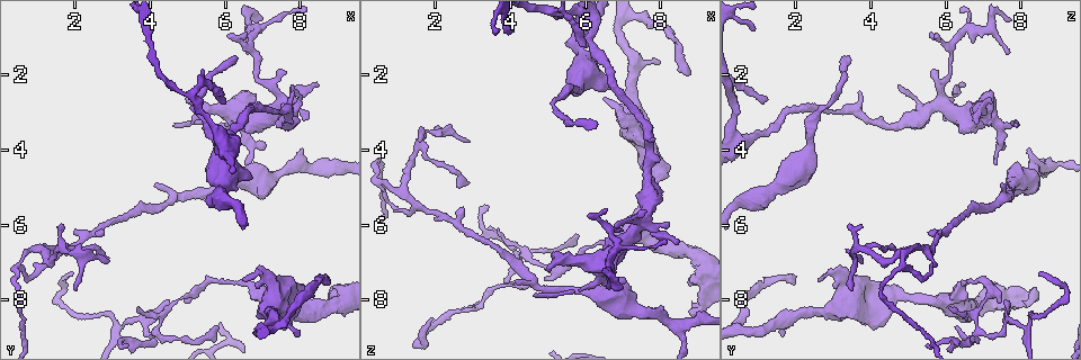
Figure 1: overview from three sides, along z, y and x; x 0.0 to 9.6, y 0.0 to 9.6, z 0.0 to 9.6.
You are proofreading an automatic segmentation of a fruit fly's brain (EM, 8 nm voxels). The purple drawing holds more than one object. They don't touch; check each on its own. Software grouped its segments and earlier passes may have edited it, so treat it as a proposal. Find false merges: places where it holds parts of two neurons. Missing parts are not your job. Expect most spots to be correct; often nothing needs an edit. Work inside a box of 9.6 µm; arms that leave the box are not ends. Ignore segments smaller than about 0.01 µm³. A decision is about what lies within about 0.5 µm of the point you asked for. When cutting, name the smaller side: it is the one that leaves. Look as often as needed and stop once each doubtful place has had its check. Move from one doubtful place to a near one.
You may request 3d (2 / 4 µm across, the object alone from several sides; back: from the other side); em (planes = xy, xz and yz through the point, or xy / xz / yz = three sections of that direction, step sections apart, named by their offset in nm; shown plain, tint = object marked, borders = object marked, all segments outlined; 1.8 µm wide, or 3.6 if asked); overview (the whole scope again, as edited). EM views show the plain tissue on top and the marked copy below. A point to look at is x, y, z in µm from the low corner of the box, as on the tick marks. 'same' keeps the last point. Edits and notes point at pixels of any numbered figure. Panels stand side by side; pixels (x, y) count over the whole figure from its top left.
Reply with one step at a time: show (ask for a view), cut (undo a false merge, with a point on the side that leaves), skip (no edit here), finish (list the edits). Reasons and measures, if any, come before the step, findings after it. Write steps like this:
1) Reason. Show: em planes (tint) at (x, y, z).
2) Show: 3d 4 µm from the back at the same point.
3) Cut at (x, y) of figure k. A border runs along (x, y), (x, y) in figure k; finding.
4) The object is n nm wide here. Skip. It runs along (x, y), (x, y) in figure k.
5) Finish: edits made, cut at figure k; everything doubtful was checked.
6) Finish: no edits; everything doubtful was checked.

Thin neck. Show: em 3.6 µm yz step 8 (tint) at (1.50, 6.75, 4.00).

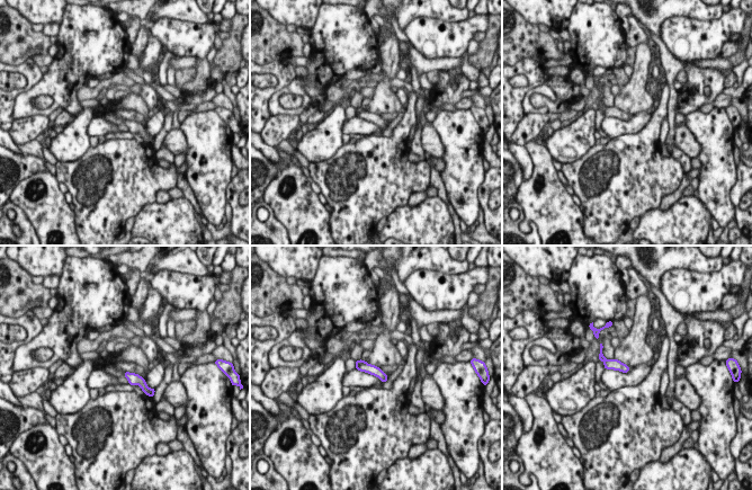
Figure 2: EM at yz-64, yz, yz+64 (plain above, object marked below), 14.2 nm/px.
Another direction. Show: em 3.6 µm planes (borders) at the same point.

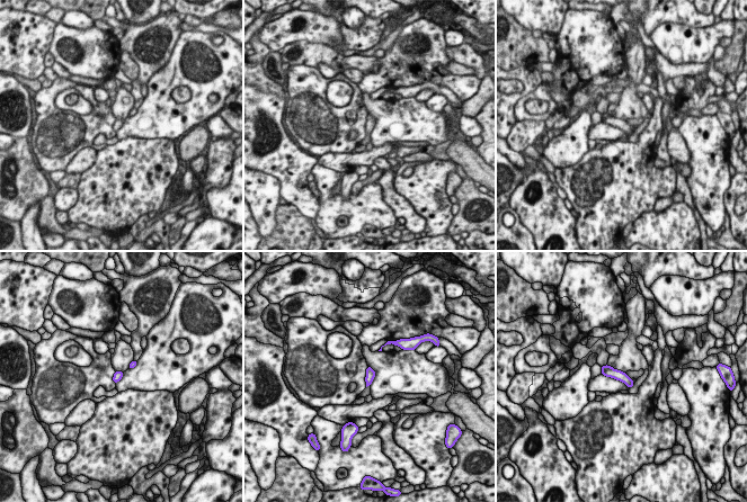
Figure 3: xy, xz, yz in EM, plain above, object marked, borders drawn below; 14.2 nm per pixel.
Skip. It runs along (604, 368), (622, 376), (630, 383) in figure 3; one neuron here.

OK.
Abrupt turn. Show: em xz step 8 (tint) at (1.15, 6.65, 5.05).

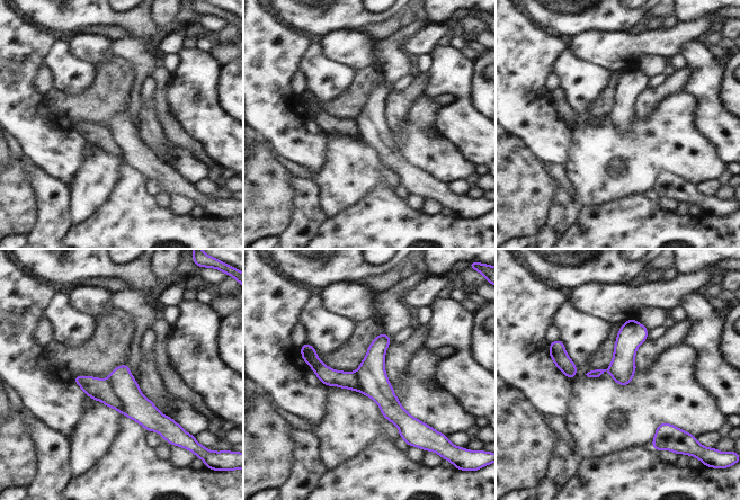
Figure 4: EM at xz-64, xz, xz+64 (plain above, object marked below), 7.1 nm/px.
Another direction. Show: em planes (tint) at the same point.

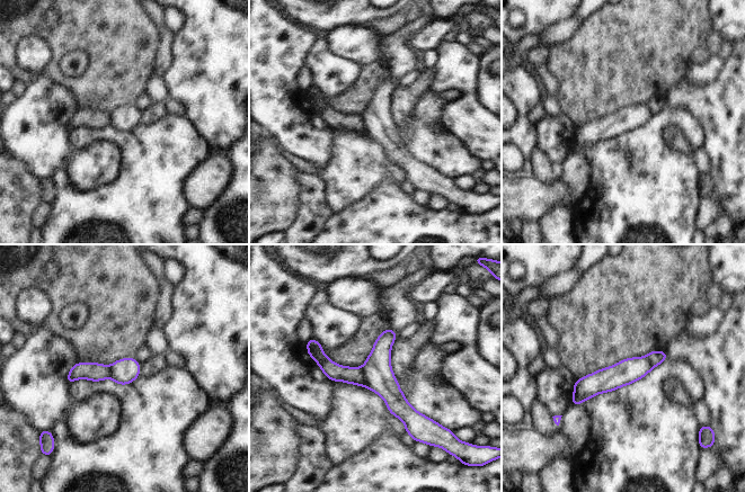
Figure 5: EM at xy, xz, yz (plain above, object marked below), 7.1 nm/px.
Skip. Continuous, no second neuron.

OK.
Small branch off a trunk. Show: em planes (tint) at (7.50, 2.80, 5.90).

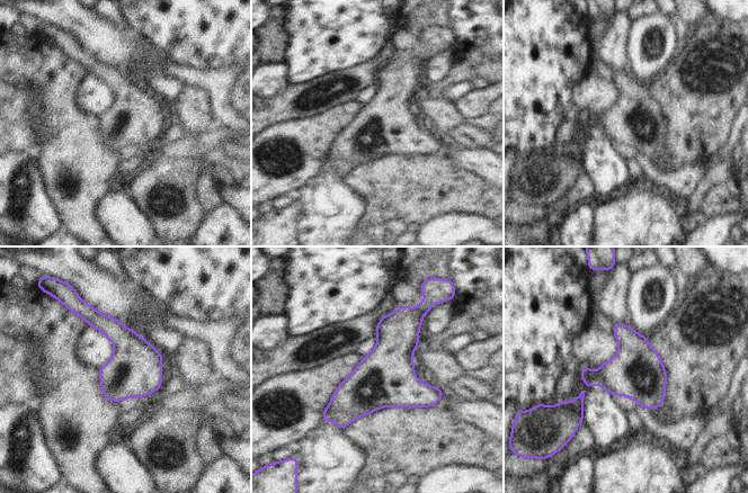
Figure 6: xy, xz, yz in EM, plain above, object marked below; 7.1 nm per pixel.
Skip. One neuron here.

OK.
Sharp bend. Show: em planes (tint) at (4.15, 8.80, 6.85).

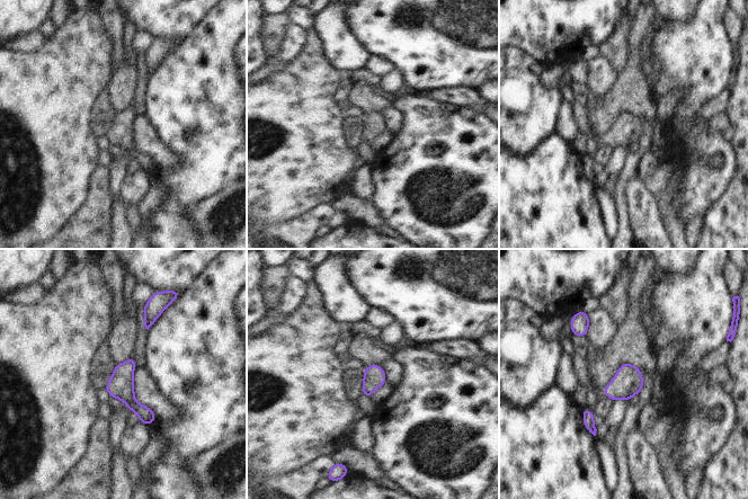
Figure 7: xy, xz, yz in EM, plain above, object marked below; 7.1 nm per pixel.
The object is 150 nm wide here. Skip. One neuron here.

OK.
Finish: no edits; everything doubtful was checked.

